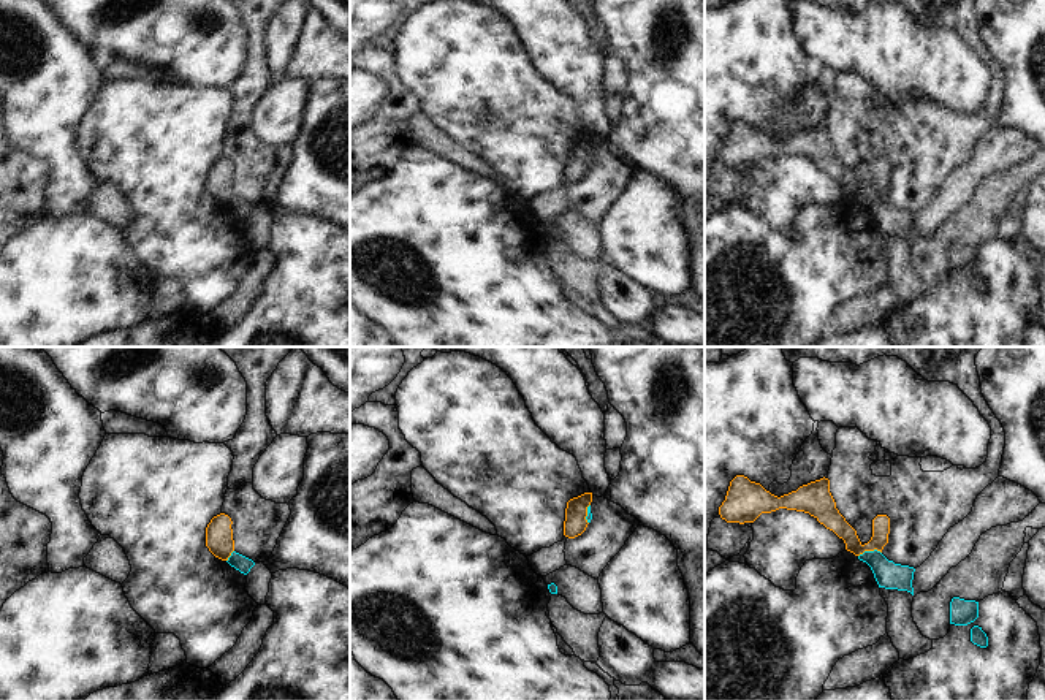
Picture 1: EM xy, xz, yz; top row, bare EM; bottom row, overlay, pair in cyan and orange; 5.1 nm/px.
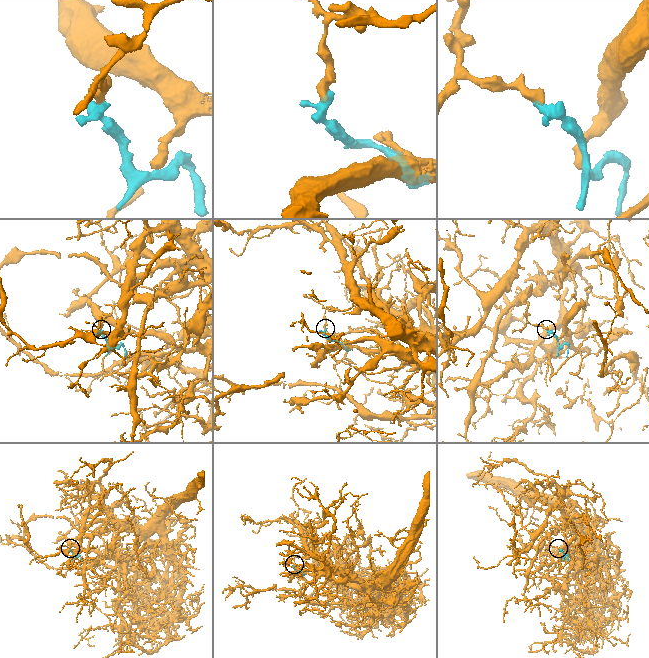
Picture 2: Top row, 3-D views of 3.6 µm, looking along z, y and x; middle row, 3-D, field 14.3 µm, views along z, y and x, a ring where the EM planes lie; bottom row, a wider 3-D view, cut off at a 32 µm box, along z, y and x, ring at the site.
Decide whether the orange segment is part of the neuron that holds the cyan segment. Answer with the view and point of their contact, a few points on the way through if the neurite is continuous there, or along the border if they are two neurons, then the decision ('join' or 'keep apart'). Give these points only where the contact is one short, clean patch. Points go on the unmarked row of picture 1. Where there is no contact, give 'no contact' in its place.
contact yz (870, 197); border yz (881, 197), (870, 195), (858, 201); keep apart

